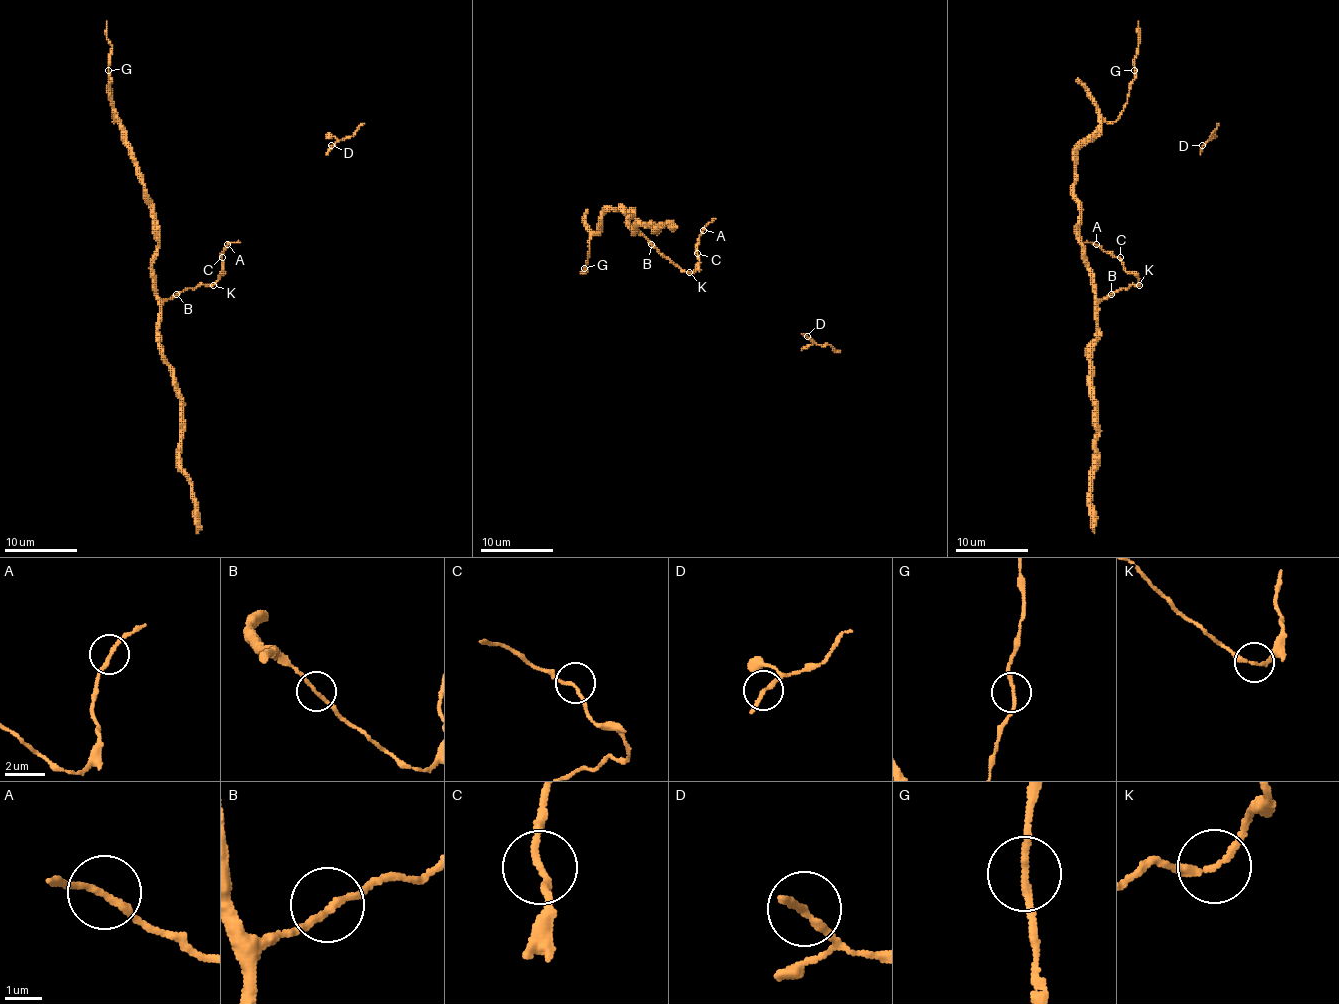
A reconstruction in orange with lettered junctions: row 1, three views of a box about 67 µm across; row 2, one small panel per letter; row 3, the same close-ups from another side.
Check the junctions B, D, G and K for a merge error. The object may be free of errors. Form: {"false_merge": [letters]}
{"false_merge": ["K"]}

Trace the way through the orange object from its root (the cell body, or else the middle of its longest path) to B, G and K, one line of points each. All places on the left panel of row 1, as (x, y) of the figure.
B: (160, 297), (171, 299), (176, 294)
G: (160, 297), (152, 268), (158, 246), (154, 204), (127, 142), (127, 133), (114, 122), (108, 70)
K: (160, 297), (172, 299), (189, 288), (213, 284)

